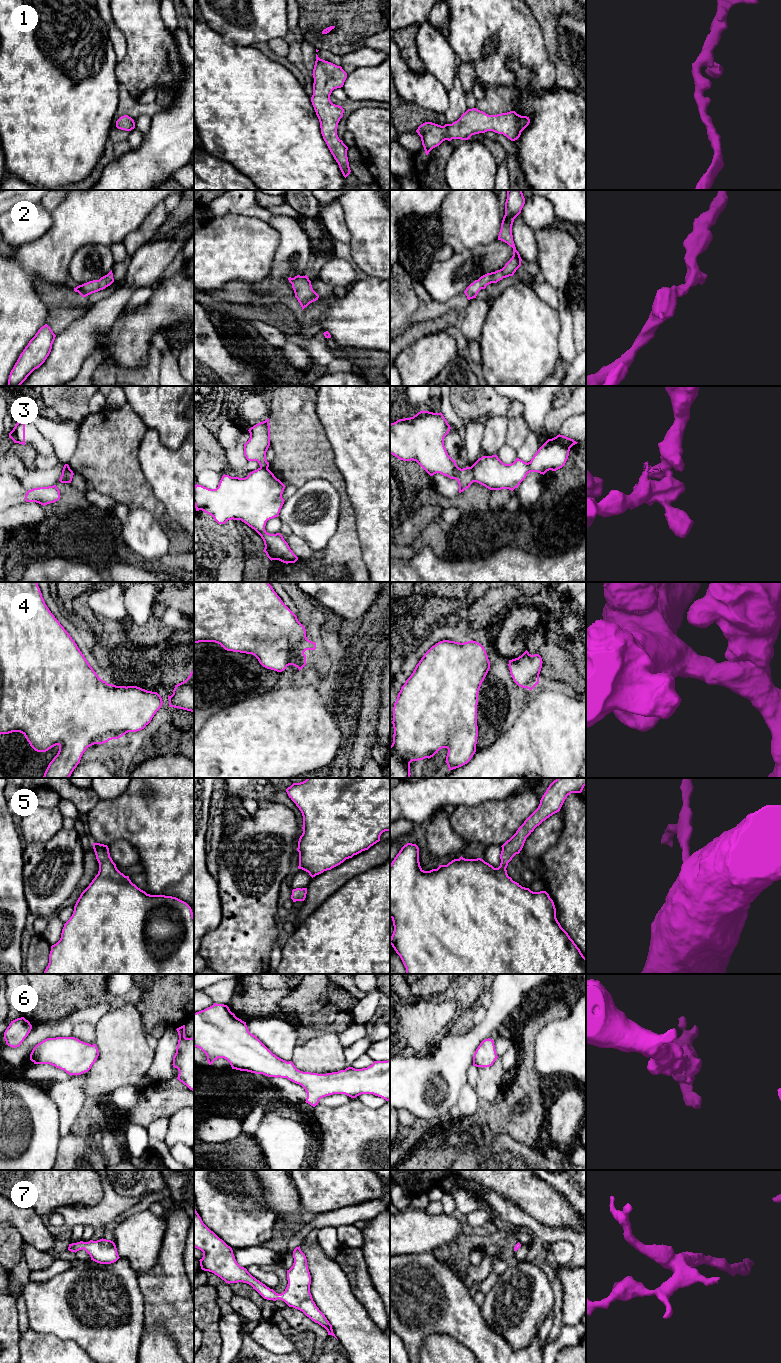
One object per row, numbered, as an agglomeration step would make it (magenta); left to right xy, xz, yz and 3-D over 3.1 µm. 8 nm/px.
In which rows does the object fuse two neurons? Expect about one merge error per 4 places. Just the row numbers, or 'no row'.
3

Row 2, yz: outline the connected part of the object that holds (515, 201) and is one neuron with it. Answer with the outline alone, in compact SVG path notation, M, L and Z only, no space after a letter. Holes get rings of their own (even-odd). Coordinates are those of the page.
M522 190L507 191L505 215L501 223L498 240L507 243L510 247L513 248L513 256L502 269L487 273L481 276L478 280L475 280L473 283L471 283L464 291L468 300L476 298L478 292L481 289L485 289L487 285L491 283L497 283L503 278L513 276L516 270L521 266L522 259L519 252L516 250L513 241L512 225L514 219L521 213L524 204L525 198L523 196Z

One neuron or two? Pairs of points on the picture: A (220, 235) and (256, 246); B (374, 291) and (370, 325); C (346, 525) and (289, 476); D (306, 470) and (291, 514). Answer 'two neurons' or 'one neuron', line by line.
A: one neuron
B: one neuron
C: one neuron
D: two neurons

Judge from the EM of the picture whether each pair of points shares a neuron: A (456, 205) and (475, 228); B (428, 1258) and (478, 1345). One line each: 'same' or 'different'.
A: same
B: same

